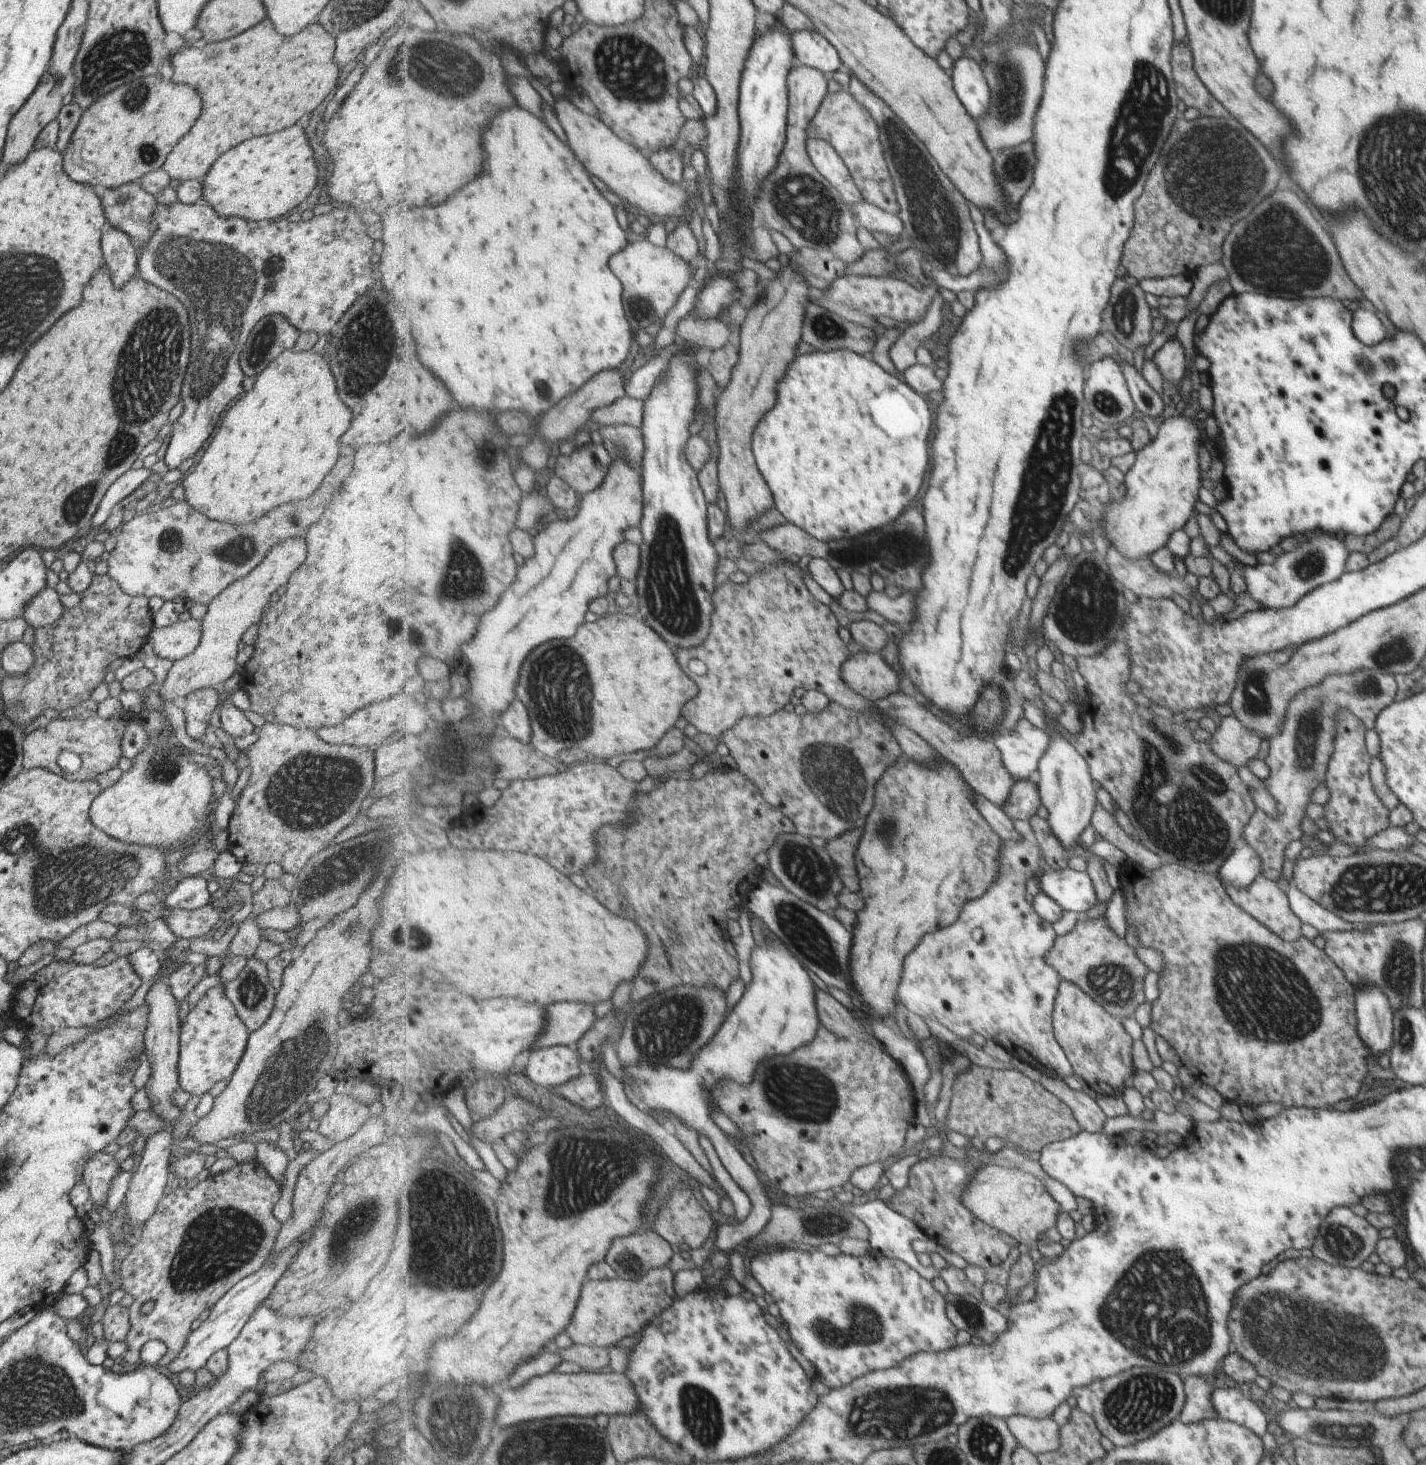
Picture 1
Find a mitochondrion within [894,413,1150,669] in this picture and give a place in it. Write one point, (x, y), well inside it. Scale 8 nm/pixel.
(1089, 608)

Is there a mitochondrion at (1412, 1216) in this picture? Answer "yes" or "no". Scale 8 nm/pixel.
no

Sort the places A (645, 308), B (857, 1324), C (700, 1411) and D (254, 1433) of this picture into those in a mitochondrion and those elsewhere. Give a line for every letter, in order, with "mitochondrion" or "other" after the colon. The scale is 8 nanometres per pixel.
A: mitochondrion
B: mitochondrion
C: mitochondrion
D: other

